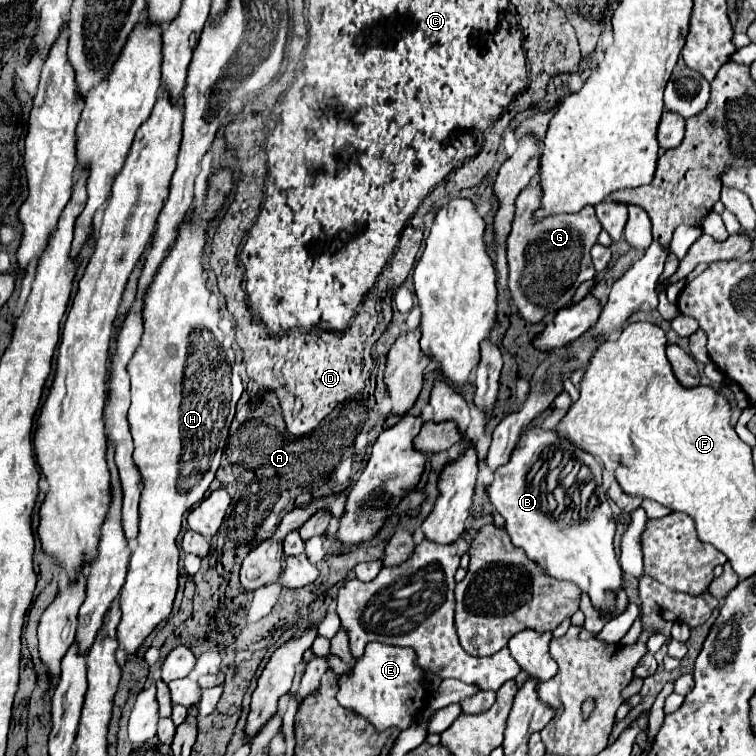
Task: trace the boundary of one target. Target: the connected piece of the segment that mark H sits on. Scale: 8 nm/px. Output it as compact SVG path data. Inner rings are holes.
M215 168L209 176L207 192L201 208L197 210L197 218L185 216L185 220L177 228L177 238L169 256L161 262L159 270L153 276L145 296L143 296L143 336L127 364L129 380L131 380L131 406L127 414L127 422L131 428L131 436L135 442L133 460L143 478L141 502L139 502L139 534L137 544L131 554L127 582L121 590L121 624L117 628L119 644L127 654L135 654L141 642L153 632L153 628L163 622L173 608L173 600L177 594L177 558L179 550L175 538L181 532L183 514L189 512L197 502L203 500L209 484L215 478L219 468L225 440L229 436L229 426L235 416L235 404L243 392L243 384L239 372L235 368L237 358L233 344L219 330L221 314L211 306L211 290L207 288L207 276L203 268L203 248L207 238L209 222L221 212L233 190L233 170L231 168Z

